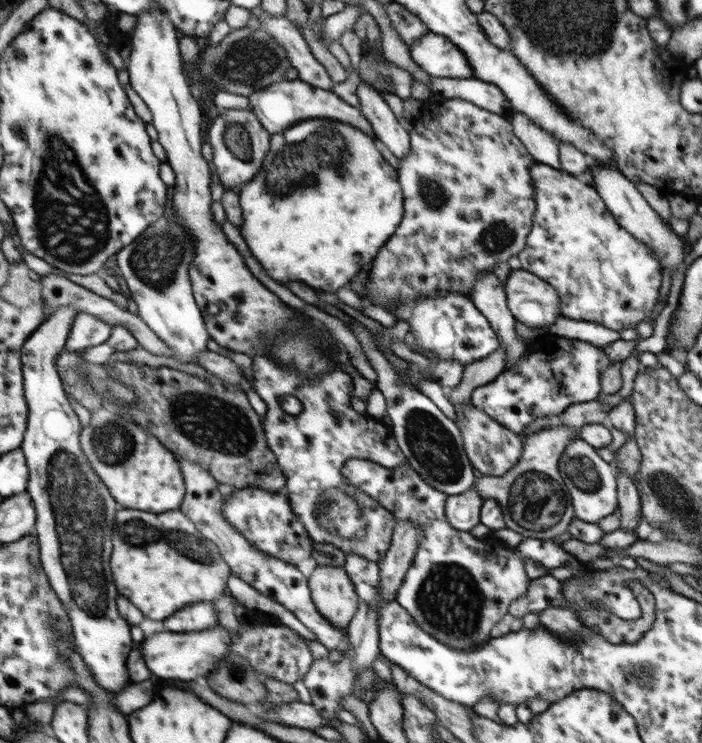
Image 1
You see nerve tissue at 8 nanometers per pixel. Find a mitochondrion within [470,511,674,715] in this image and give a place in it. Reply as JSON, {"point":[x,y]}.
{"point":[646,676]}

